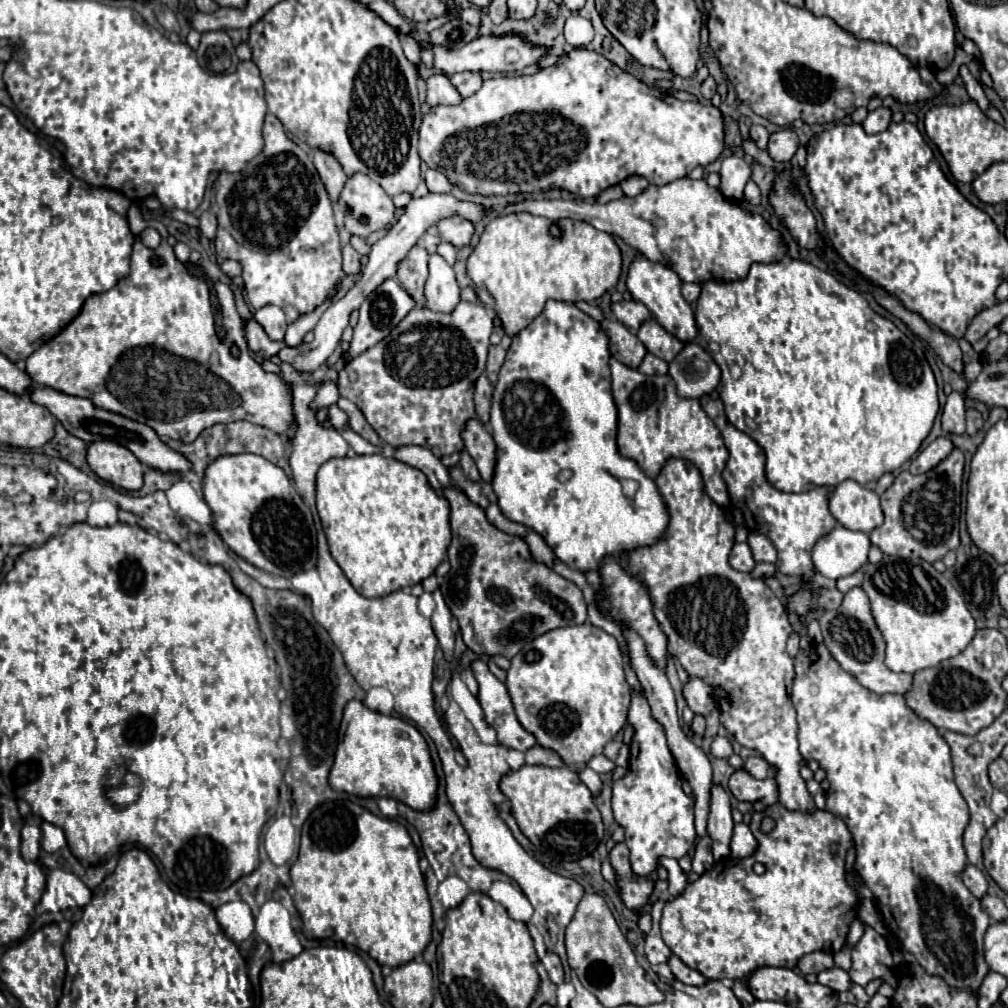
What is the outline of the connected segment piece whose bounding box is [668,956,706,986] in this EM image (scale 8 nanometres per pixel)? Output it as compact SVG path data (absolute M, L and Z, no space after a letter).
M670 956L668 966L672 970L672 974L676 976L676 980L684 982L684 984L692 984L692 986L702 986L706 982L706 978L700 972L694 972L692 968L688 968L678 956Z

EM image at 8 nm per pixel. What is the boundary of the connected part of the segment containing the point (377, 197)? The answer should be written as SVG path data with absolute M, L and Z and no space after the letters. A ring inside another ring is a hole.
M366 174L348 178L338 208L344 212L344 228L362 238L388 226L396 214L392 198Z

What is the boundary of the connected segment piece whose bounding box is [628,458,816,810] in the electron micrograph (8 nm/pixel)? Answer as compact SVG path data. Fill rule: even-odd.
M670 458L658 474L656 486L664 496L670 512L668 532L658 544L630 552L628 564L630 574L640 580L650 592L654 616L668 638L668 654L678 658L690 676L706 680L716 690L720 702L720 722L724 724L728 734L732 734L738 744L760 752L764 760L776 768L780 804L788 810L814 810L814 800L810 798L806 782L800 776L800 762L804 758L798 750L796 710L790 700L794 664L790 654L786 652L786 640L792 632L786 608L762 578L752 578L750 574L738 572L728 564L736 534L734 524L726 518L724 508L706 494L700 470L692 462ZM724 702L730 702L730 706L722 708ZM768 720L772 722L770 730L758 732L758 736L746 736L748 728Z

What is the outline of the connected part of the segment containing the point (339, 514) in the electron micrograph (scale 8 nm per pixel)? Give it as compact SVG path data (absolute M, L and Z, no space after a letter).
M368 454L328 460L320 466L316 476L316 506L332 558L354 590L366 598L386 596L406 586L420 584L432 576L436 566L446 558L450 542L448 500L428 486L428 480L420 470L398 462L396 458Z

